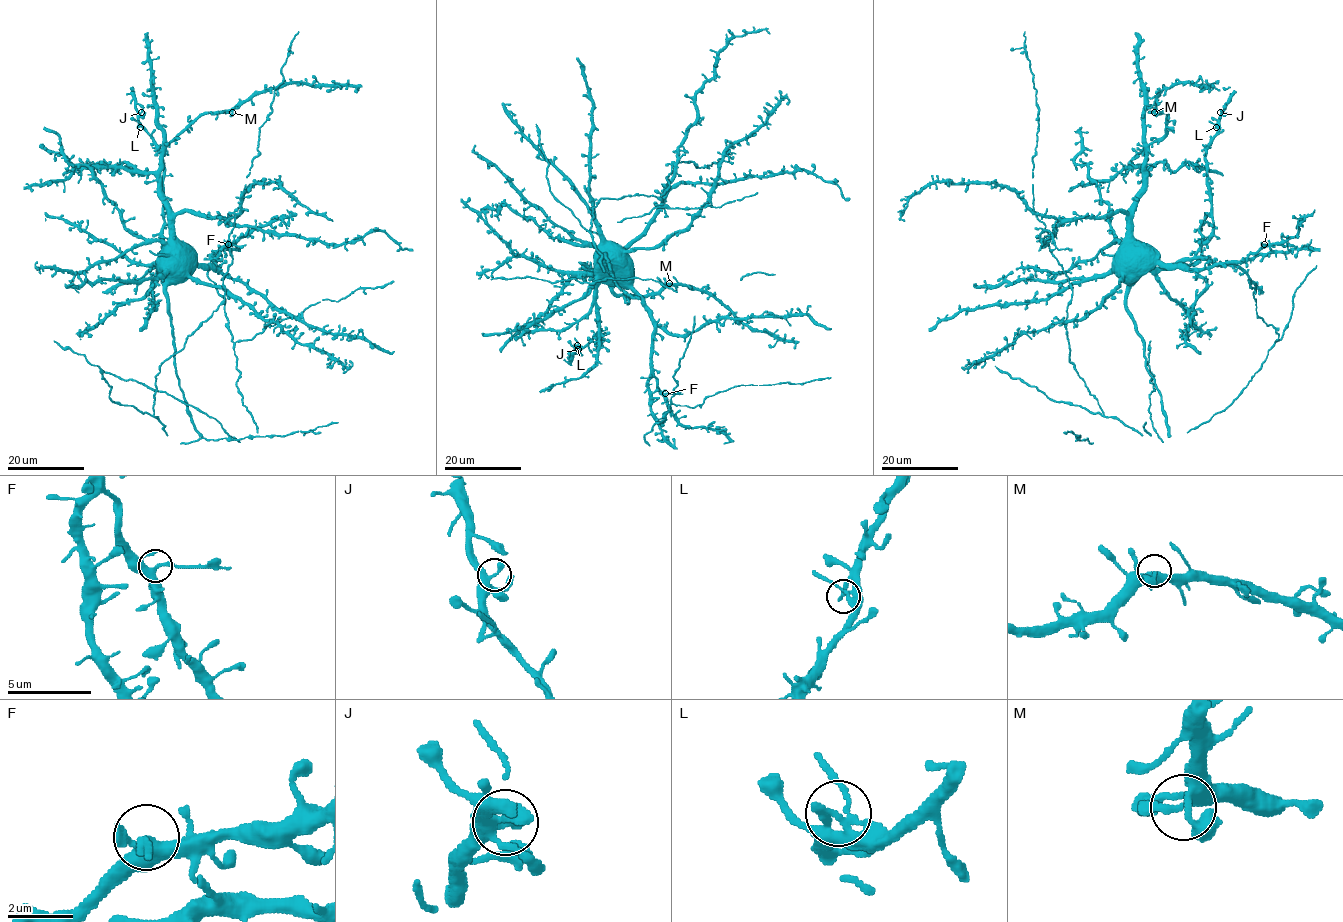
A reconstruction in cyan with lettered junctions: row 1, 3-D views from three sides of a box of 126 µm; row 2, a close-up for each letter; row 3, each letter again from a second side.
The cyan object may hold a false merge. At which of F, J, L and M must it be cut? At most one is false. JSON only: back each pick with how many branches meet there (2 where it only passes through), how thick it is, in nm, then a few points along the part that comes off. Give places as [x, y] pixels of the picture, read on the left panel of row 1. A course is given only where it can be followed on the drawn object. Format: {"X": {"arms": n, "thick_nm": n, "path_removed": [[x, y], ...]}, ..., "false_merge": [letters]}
{"F": {"arms": 3, "thick_nm": 280, "path_removed": [[229, 244], [246, 244]]}, "false_merge": ["F"]}

